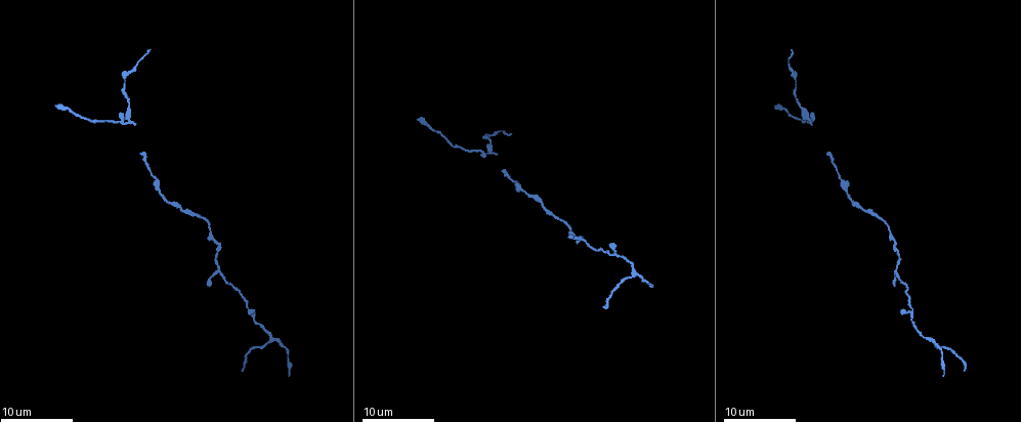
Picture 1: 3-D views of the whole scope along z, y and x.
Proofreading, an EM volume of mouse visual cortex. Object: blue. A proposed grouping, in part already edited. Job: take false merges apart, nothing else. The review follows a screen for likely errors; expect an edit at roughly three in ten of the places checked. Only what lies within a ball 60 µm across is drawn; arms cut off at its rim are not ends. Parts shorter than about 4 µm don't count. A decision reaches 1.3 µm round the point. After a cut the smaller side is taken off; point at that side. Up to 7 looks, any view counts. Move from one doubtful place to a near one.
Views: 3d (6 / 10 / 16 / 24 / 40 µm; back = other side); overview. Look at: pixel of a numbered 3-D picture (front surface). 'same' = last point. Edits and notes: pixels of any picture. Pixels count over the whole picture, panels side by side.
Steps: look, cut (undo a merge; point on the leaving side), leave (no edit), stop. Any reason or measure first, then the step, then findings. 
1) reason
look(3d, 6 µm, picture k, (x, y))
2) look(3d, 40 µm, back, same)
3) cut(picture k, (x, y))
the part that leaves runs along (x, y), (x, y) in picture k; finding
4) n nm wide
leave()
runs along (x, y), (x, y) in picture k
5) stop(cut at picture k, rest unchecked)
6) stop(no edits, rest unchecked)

three arms meet
look(3d, 10 µm, picture 1, (131, 120))

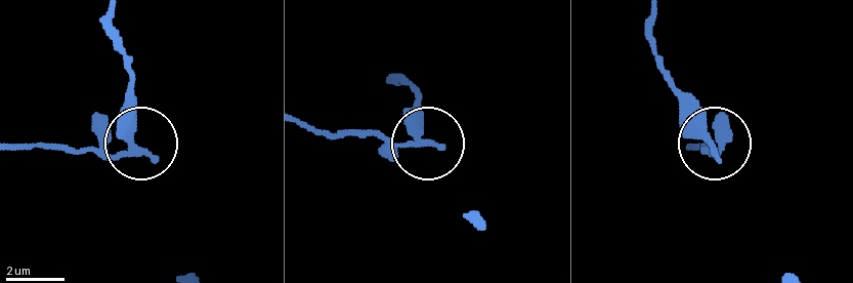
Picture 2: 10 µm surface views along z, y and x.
3 arms
cut(picture 2, (386, 156))
the part that leaves runs along (415, 144), (307, 131) in picture 2; a second cell is stuck on

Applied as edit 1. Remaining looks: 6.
look(overview)

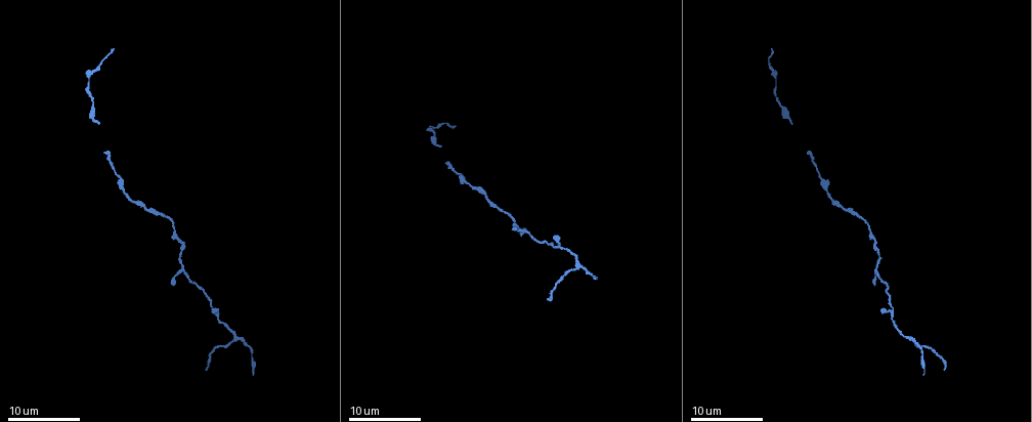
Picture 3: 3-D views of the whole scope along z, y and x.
calibre changes
look(3d, 10 µm, picture 3, (808, 150))

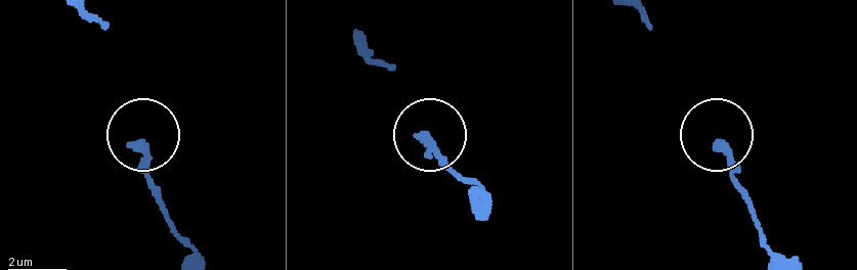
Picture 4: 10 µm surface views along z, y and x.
320 nm wide
leave()
runs along (198, 255), (173, 225), (148, 174), (146, 140) in picture 4; all the same cell

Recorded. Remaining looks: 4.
calibre changes
look(3d, 16 µm, picture 3, (123, 187))

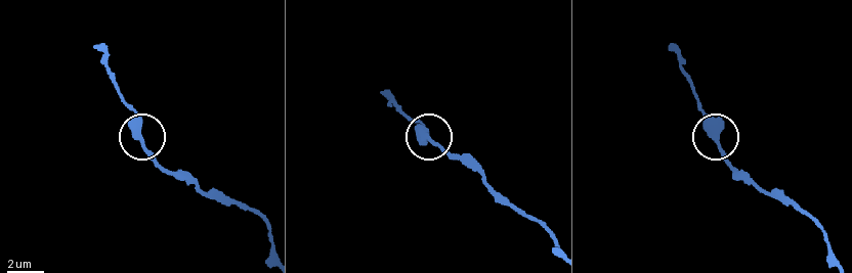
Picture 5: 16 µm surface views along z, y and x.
leave()
runs along (524, 217), (407, 116) in picture 5; continuous, no second cell

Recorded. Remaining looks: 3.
a fork
look(3d, 10 µm, picture 3, (580, 267))

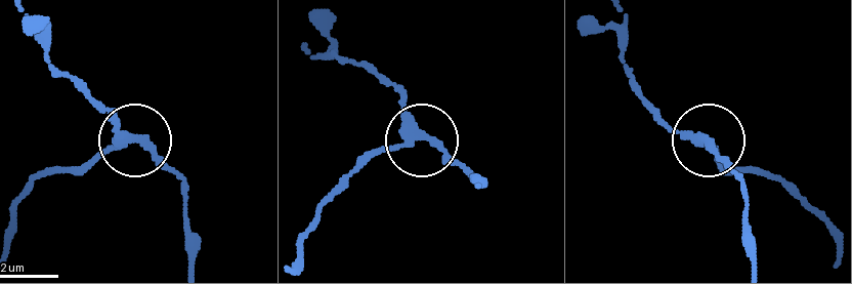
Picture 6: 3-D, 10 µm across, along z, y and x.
look(3d, 10 µm, back, picture 6, (130, 140))

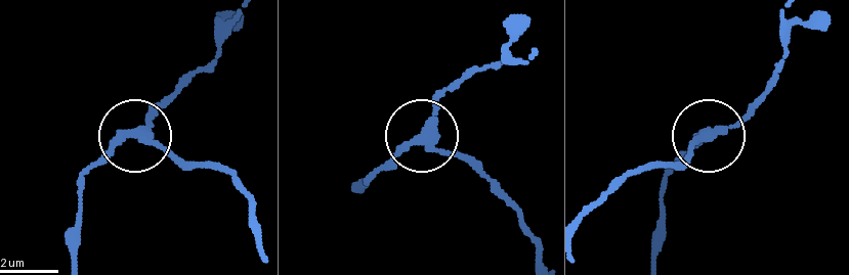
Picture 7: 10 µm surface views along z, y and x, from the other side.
side arm 6 µm
cut(picture 7, (175, 158))
the part that leaves runs along (135, 139), (221, 168), (256, 227) in picture 7; a second cell is stuck on

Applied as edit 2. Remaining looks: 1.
stop(cut at picture 2, cut at picture 7, rest unchecked)

